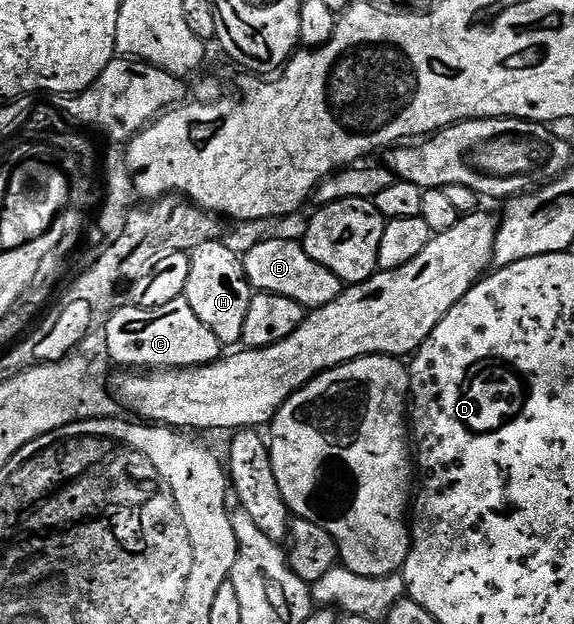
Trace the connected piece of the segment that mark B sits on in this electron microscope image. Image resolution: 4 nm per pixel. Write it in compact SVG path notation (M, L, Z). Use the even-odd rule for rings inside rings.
M272 237L269 241L260 241L249 253L243 254L244 270L253 290L262 293L282 295L286 299L294 299L306 311L326 307L326 303L334 303L338 295L344 292L344 282L334 275L322 263L310 259L306 255L303 244L299 240L287 241L284 237Z

